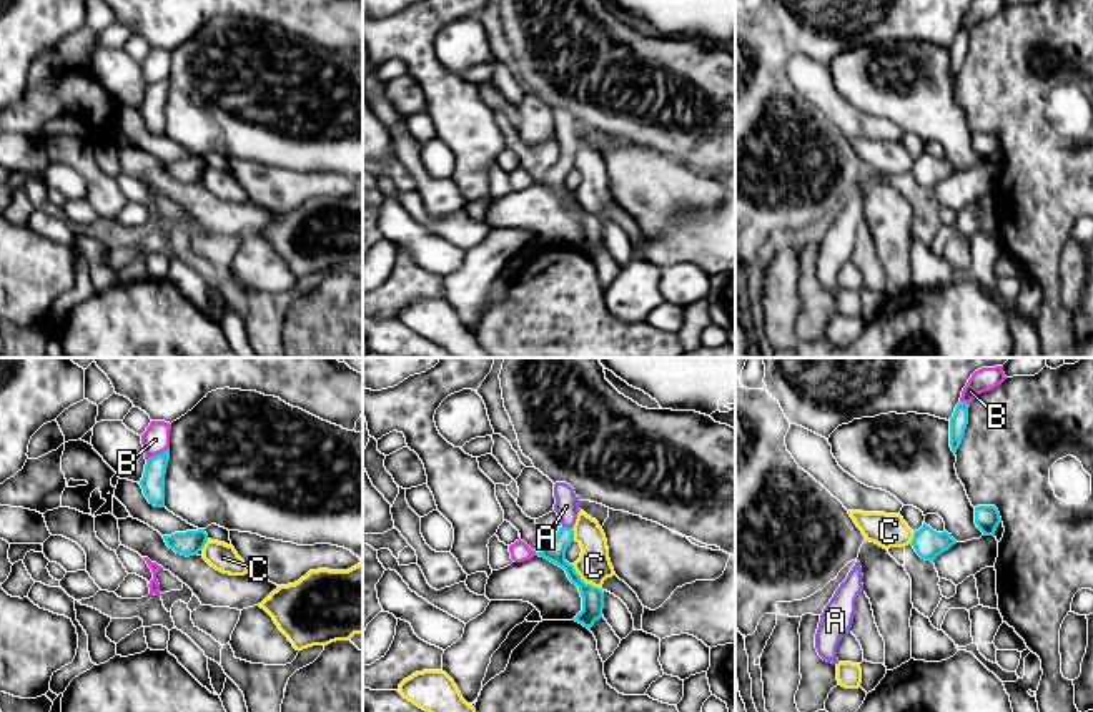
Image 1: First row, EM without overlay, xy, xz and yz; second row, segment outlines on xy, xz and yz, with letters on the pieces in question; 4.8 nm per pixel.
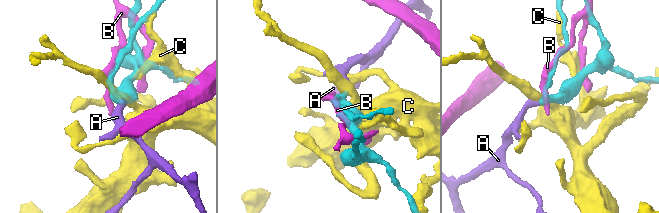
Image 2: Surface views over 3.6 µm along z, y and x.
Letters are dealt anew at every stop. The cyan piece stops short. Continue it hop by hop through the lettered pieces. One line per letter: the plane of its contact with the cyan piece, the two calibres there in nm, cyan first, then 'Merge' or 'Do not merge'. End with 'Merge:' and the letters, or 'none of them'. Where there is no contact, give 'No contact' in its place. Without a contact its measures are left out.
A: Touches cyan in xz. Thickness 100 nm (cyan) against 120 nm. Merge
B: Touches cyan in xy. Thickness 120 nm (cyan) against 140 nm. Do not merge
C: Touches cyan in xz. Thickness 110 nm (cyan) against 160 nm. Do not merge
Merge: A

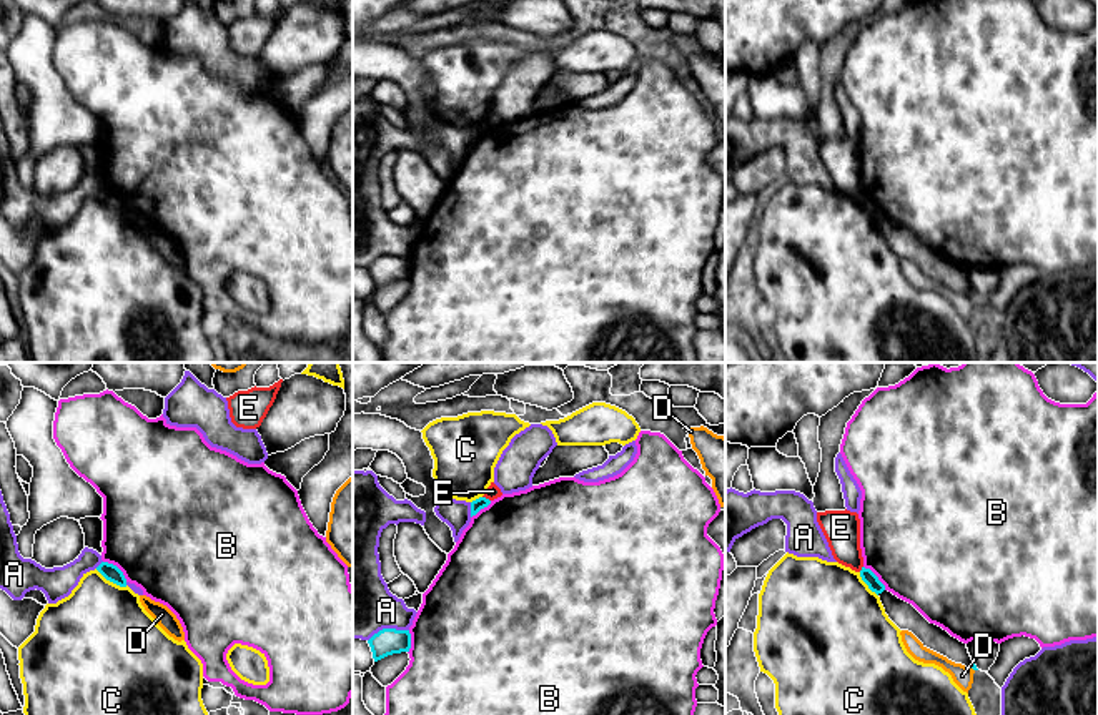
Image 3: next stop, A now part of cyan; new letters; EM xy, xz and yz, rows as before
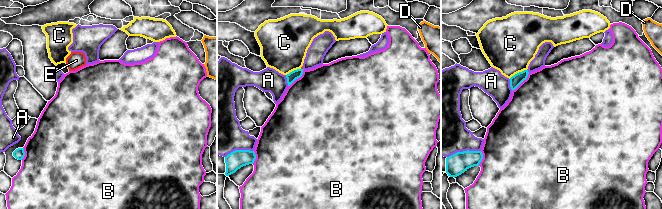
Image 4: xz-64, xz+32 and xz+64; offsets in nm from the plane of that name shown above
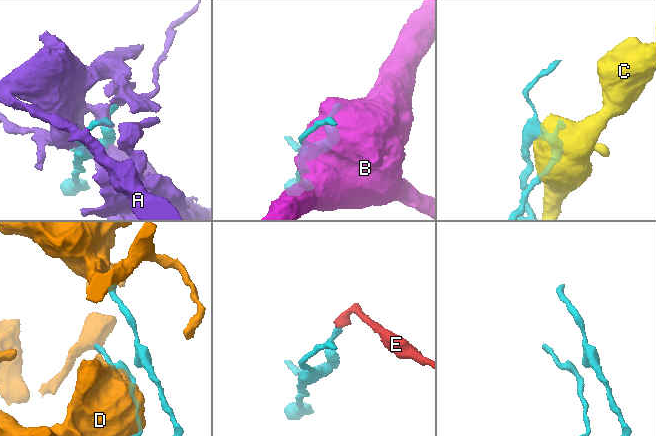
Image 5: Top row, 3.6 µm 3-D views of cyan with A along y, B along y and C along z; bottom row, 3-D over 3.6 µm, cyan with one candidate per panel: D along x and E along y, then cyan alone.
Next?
A: Touches cyan in xz. Thickness 130 nm (cyan) against 360 nm. Do not merge
B: Touches cyan in xy. Thickness 80 nm (cyan) against 500 nm. Do not merge
C: Touches cyan in xy. Thickness 80 nm (cyan) against 460 nm. Do not merge
D: No contact. Do not merge
E: Touches cyan in xz. Thickness 60 nm (cyan) against 70 nm. Do not merge
Merge: none of them

